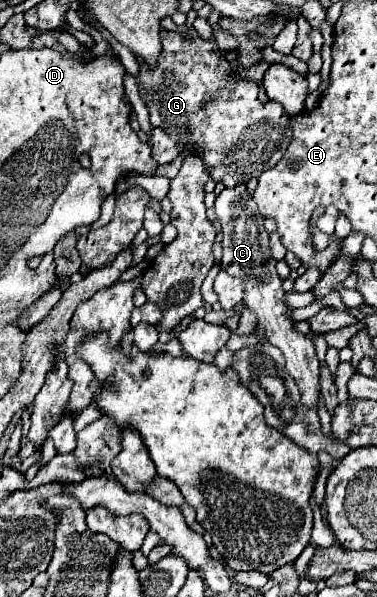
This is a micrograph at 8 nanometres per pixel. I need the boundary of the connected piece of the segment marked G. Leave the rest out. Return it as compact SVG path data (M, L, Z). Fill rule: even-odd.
M222 17L220 27L232 31L238 39L238 47L224 53L218 49L216 41L204 41L196 31L192 31L190 39L164 31L160 35L164 49L158 57L158 67L150 69L140 63L138 85L142 101L150 109L150 123L162 127L184 147L194 143L210 177L222 181L226 187L260 177L262 171L282 159L292 136L290 116L283 107L271 100L264 104L258 99L258 83L268 69L268 63L260 55L260 47L272 45L286 21L278 17L274 25L264 23L266 19L236 21ZM248 31L256 31L262 41L248 41Z

